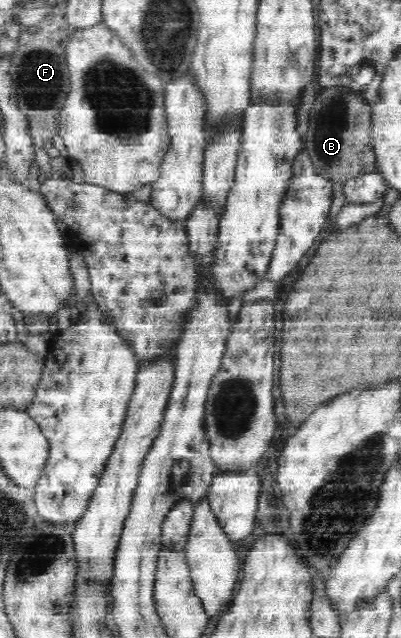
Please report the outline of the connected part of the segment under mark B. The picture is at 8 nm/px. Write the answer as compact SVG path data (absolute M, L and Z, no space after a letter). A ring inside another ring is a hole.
M341 85L325 87L317 95L317 101L315 101L313 109L309 111L308 127L309 131L305 133L305 151L309 154L315 171L331 183L343 183L345 185L346 181L357 176L357 173L362 174L373 169L373 161L369 161L369 157L371 157L369 149L371 147L365 141L367 137L369 139L372 137L372 106L366 102L359 91L349 89L349 87L341 87Z

